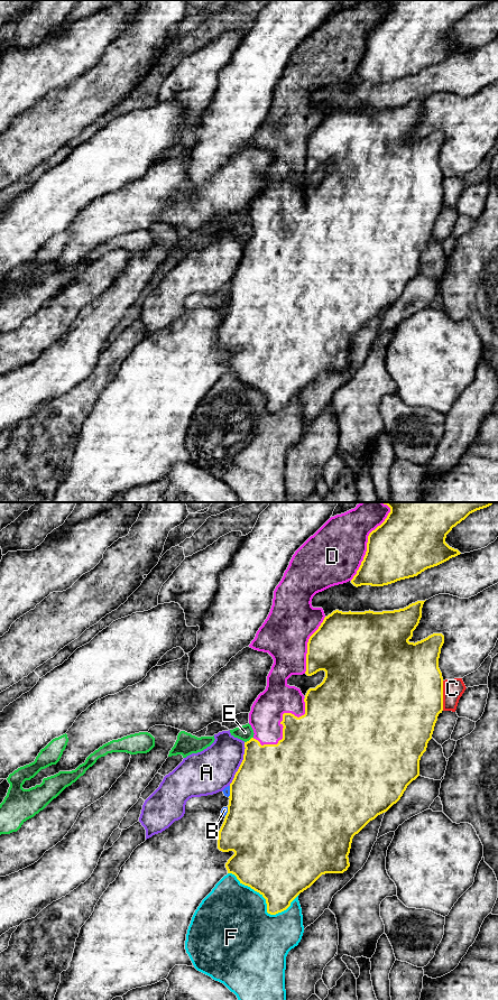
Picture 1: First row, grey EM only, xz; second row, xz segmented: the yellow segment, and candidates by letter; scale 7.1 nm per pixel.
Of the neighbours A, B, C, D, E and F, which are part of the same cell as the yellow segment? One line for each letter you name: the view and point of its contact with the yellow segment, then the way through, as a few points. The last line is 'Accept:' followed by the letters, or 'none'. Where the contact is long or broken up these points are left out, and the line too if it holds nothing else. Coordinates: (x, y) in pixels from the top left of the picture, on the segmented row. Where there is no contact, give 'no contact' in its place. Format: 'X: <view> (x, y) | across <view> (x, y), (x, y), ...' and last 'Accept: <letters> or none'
D: xz (280, 722)
Accept: D

